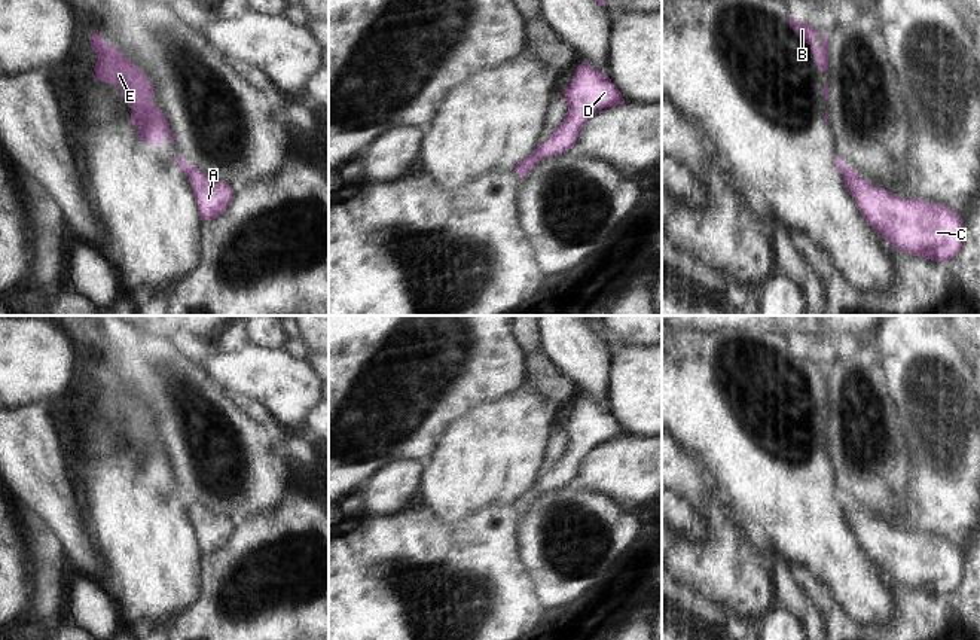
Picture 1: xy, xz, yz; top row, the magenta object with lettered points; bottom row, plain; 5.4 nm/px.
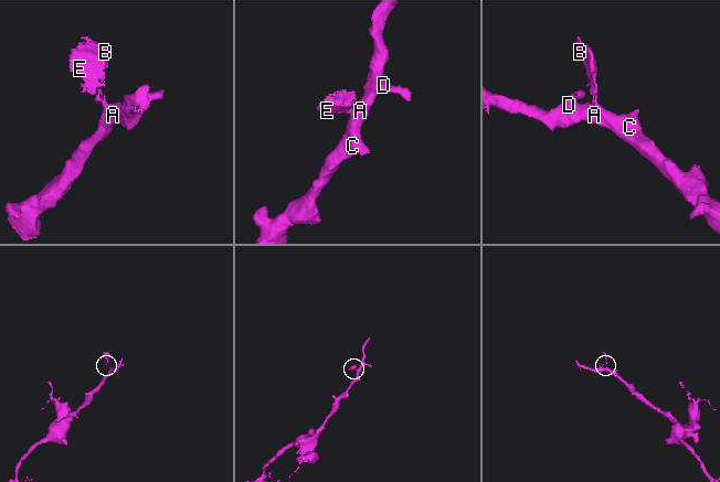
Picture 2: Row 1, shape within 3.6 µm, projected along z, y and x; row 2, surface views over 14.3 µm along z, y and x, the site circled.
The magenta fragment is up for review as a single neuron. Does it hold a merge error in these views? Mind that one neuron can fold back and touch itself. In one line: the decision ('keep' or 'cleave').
cleave

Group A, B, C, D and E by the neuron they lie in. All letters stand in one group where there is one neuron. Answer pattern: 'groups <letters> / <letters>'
groups A C D / B E

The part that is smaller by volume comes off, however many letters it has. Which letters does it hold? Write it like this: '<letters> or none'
B, E

